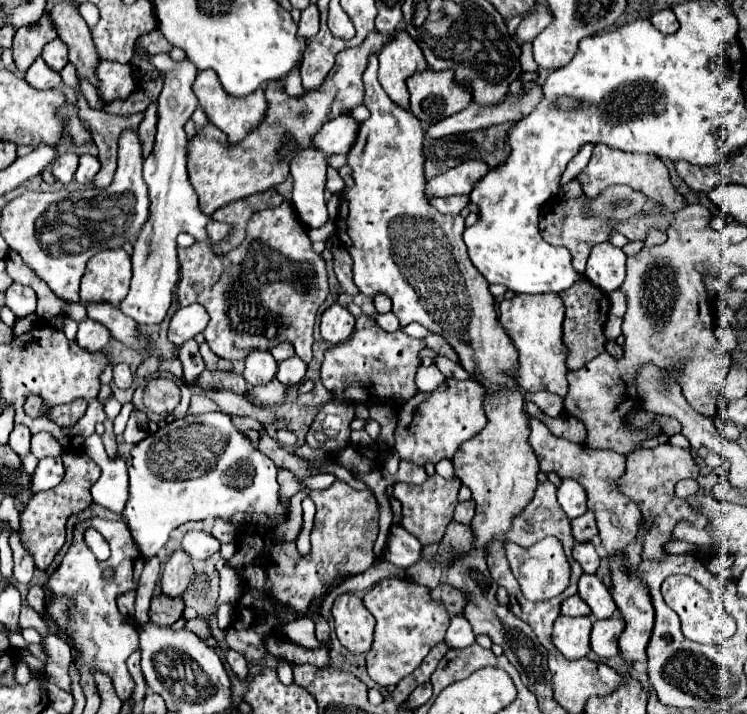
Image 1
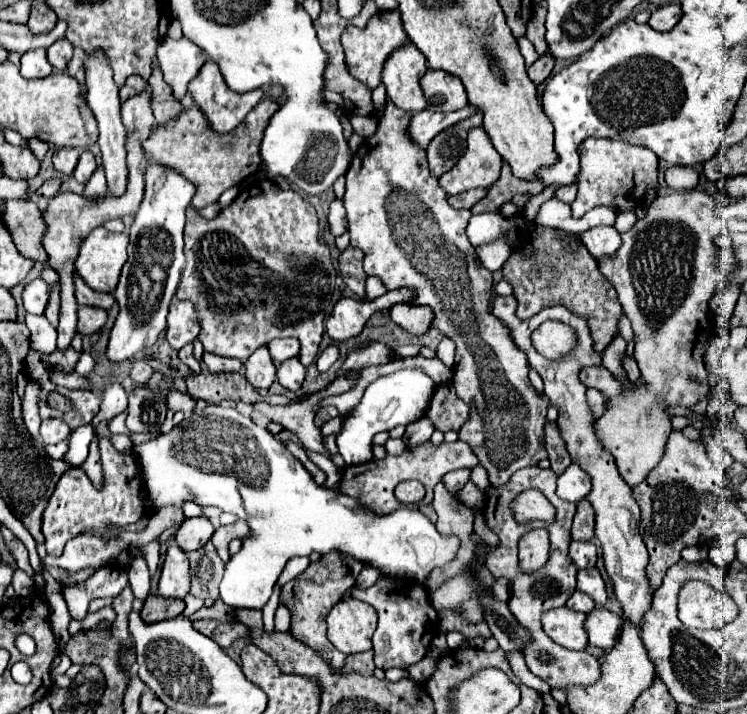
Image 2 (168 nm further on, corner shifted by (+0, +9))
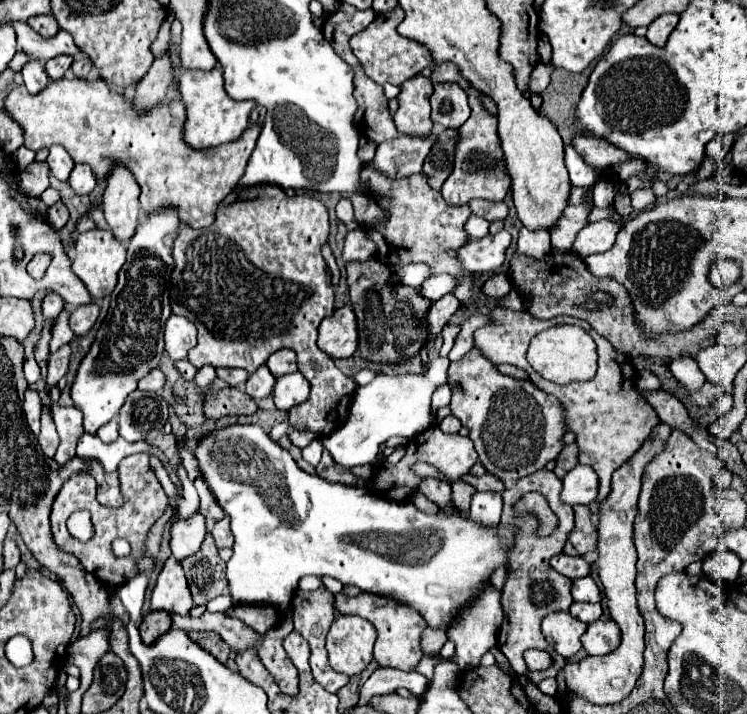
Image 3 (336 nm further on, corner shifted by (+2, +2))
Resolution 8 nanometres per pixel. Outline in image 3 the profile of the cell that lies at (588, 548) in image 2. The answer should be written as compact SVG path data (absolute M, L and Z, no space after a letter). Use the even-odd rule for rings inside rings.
M560 553L560 555L556 555L556 557L550 559L550 565L552 565L558 573L562 573L562 575L566 575L566 577L570 577L570 579L578 579L578 577L590 575L590 563L588 563L584 557L580 557L580 555L572 557L572 555Z

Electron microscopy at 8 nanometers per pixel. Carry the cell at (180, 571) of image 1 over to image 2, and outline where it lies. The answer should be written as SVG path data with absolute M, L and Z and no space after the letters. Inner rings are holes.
M176 542L170 544L166 552L166 560L162 564L158 596L162 598L180 598L184 600L190 592L190 566L186 552L180 550Z

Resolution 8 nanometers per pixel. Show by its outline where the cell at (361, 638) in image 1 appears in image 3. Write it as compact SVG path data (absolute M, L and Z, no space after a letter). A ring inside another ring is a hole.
M338 615L326 637L330 667L348 677L360 673L372 661L376 629L358 615Z

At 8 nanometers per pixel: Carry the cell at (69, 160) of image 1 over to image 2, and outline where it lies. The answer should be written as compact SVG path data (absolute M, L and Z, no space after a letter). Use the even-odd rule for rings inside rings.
M58 148L52 156L52 162L54 162L54 168L62 174L72 174L74 168L76 168L76 162L78 162L80 156L80 150L78 148Z

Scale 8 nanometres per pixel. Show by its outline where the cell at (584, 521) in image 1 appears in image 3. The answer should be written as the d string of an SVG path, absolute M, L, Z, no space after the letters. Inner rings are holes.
M576 505L574 515L576 515L576 523L564 545L564 553L566 555L584 555L588 551L596 551L598 531L592 521L592 513L590 513L588 505Z

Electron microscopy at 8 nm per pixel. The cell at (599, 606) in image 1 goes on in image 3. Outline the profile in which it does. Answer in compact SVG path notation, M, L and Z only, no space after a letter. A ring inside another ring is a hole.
M590 575L580 577L580 579L574 581L572 597L574 597L574 601L588 601L588 603L600 603L600 599L602 599L600 589L598 589L596 581Z

